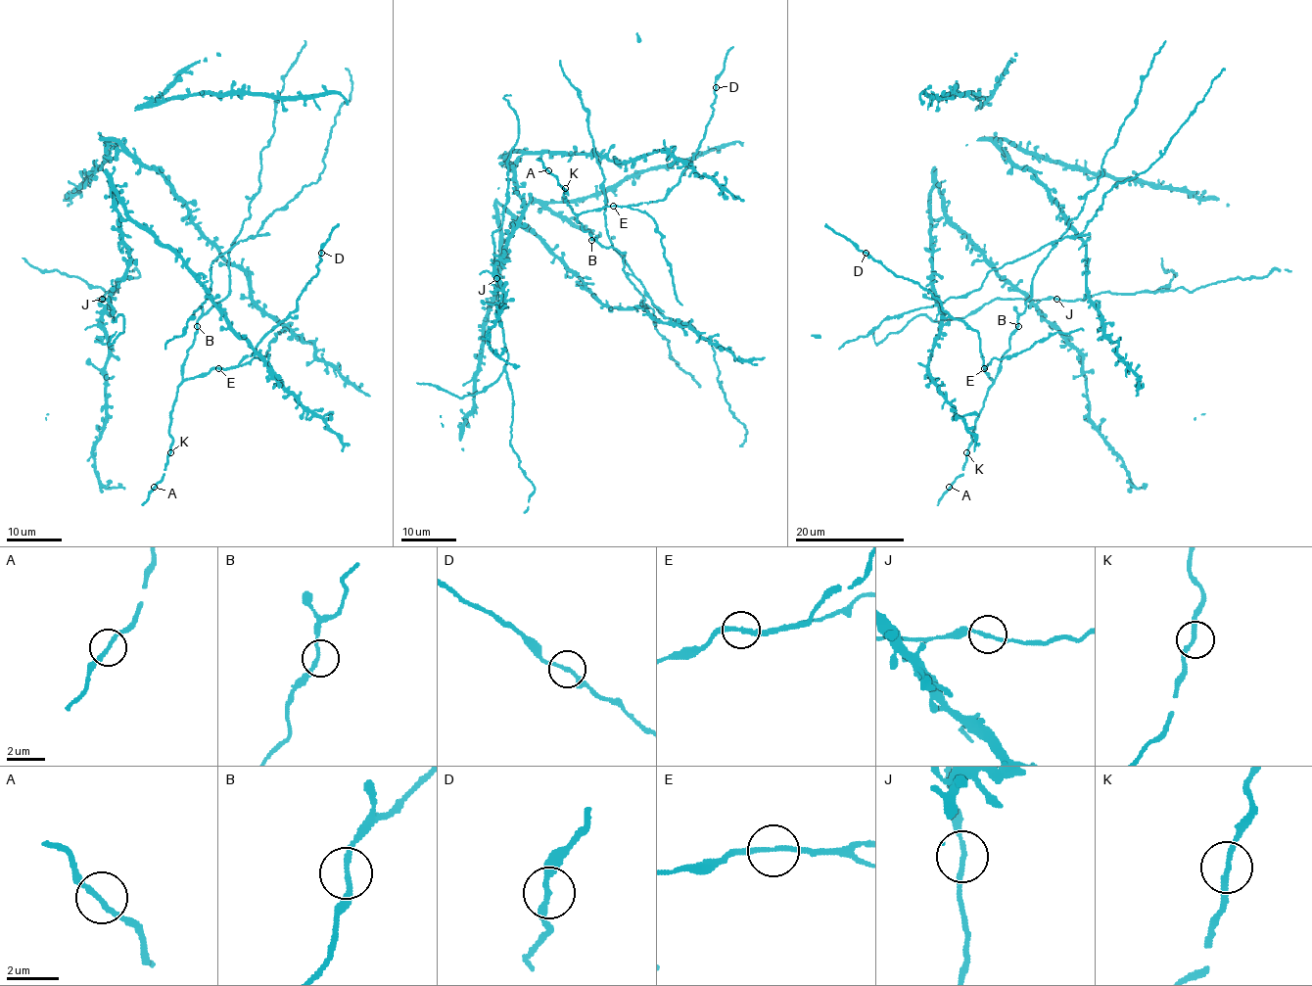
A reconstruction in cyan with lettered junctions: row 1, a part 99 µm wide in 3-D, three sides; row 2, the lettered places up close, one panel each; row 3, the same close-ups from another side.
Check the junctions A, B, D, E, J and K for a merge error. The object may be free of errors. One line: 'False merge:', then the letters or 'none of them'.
False merge: none of them

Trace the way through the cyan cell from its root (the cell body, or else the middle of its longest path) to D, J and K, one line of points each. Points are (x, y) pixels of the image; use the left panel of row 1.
D: (194, 337), (183, 379), (205, 376), (214, 368), (235, 368), (297, 307), (298, 297), (318, 272), (321, 252)
J: (194, 337), (228, 294), (238, 244), (211, 264), (204, 303), (187, 264), (120, 216), (128, 271), (102, 299)
K: (194, 337), (170, 410), (170, 452)

